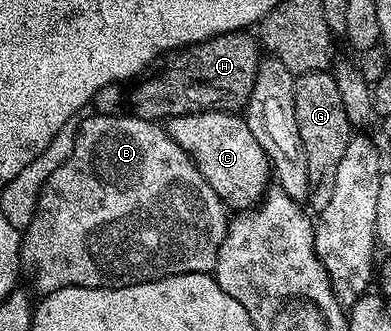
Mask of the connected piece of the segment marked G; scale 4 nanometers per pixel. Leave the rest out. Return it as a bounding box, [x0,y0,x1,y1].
[293,72,353,211]

